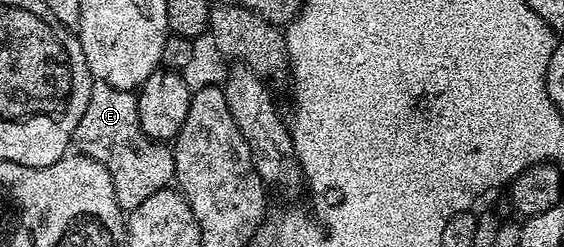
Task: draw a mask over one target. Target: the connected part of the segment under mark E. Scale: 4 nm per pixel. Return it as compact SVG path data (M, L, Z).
M100 83L94 84L91 95L87 99L87 111L83 111L83 119L79 119L75 127L71 145L81 156L95 159L103 163L103 167L107 167L111 175L111 183L115 187L117 204L125 211L132 211L135 207L139 207L139 203L145 202L150 195L155 195L155 191L166 188L175 178L175 159L172 148L151 140L145 134L139 123L137 94L128 89L116 89Z

